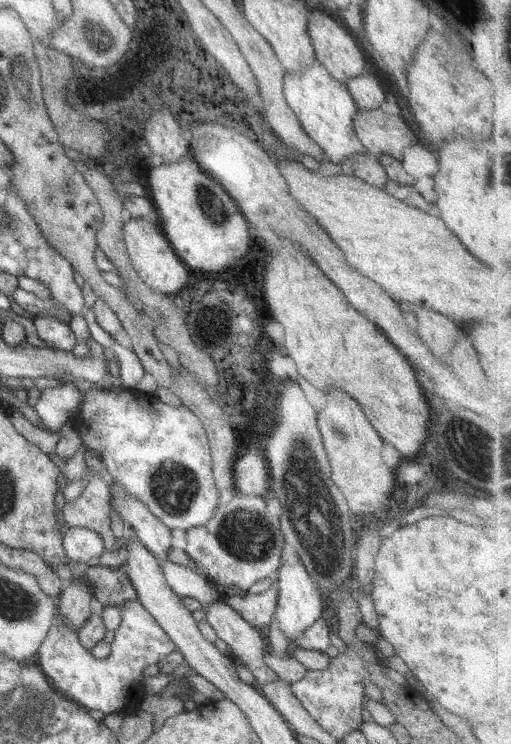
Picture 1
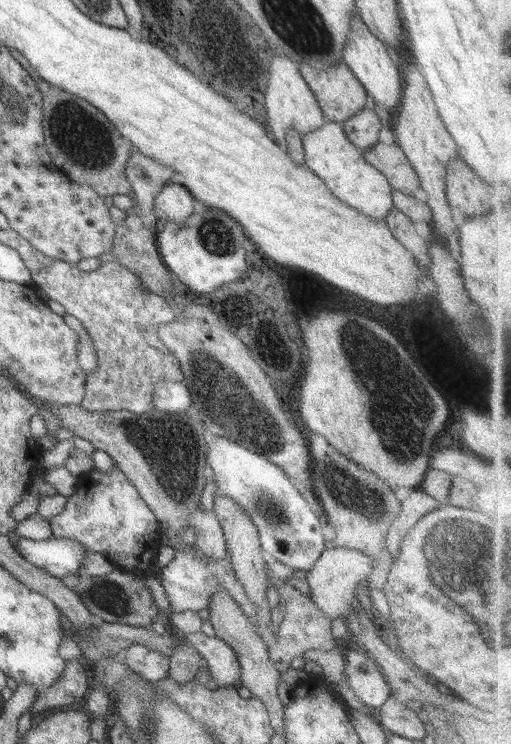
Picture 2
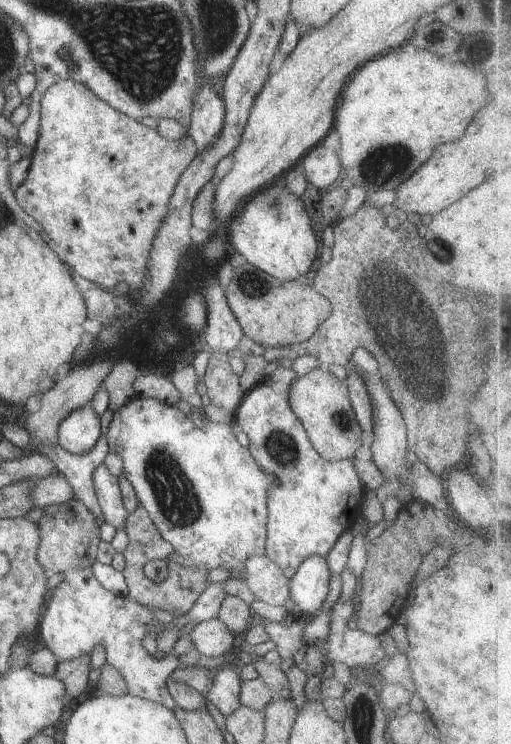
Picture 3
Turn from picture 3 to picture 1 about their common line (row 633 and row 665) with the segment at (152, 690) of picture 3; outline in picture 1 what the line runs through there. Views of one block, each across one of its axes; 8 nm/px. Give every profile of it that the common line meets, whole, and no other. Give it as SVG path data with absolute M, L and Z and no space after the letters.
M137 600L126 601L120 607L123 621L115 630L115 640L111 643L111 654L107 658L103 660L94 659L94 656L91 656L91 650L87 650L79 642L78 633L72 627L68 627L64 623L64 619L56 612L55 622L52 623L52 627L46 633L46 639L43 640L35 659L35 663L38 664L42 673L49 679L51 686L59 695L87 710L98 710L104 715L133 709L143 693L144 669L159 663L160 660L177 649L166 631L140 602Z

